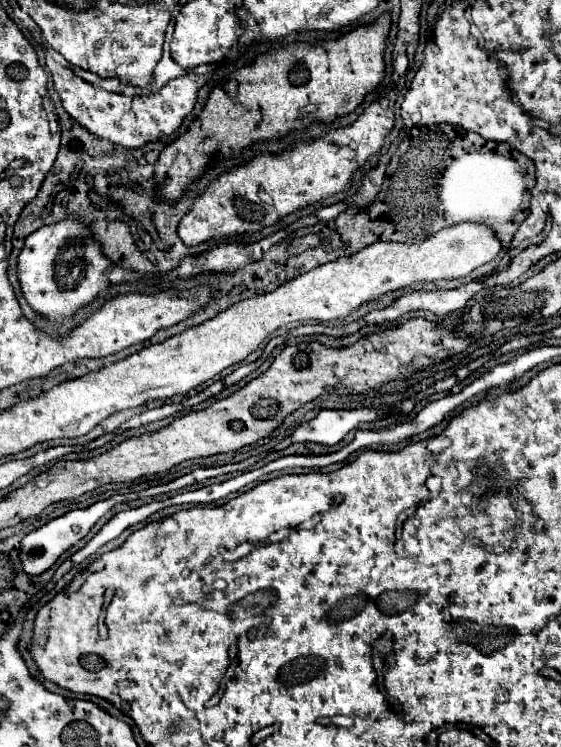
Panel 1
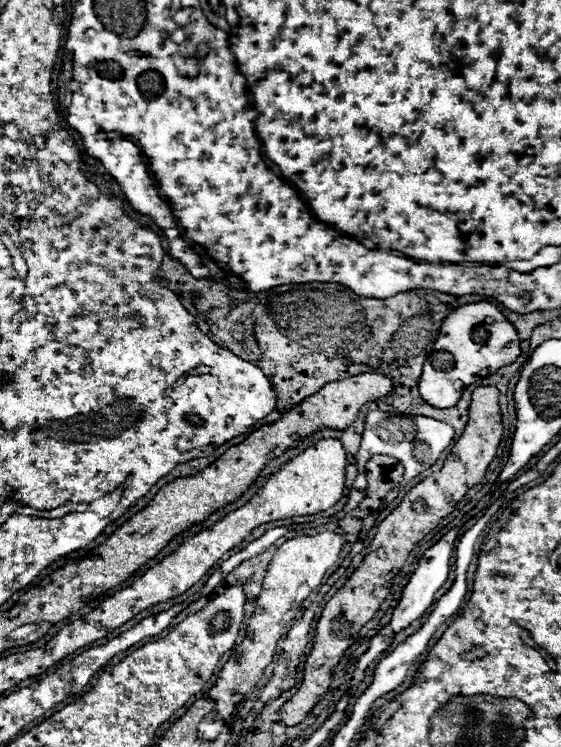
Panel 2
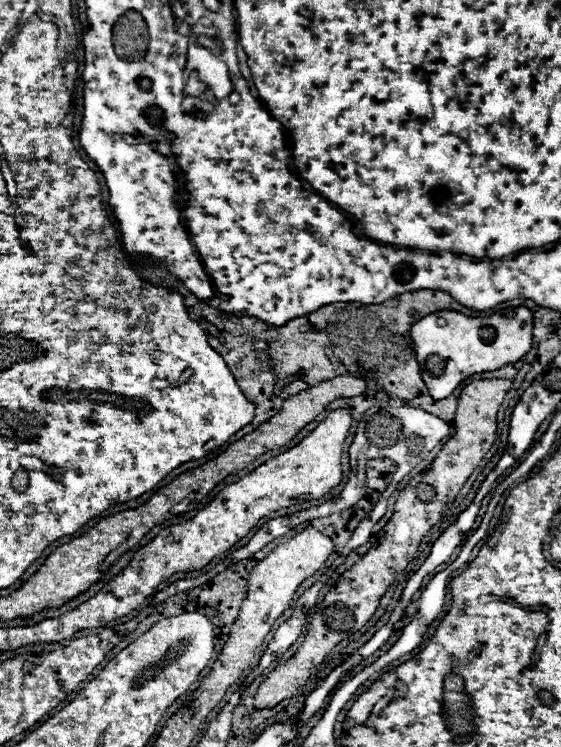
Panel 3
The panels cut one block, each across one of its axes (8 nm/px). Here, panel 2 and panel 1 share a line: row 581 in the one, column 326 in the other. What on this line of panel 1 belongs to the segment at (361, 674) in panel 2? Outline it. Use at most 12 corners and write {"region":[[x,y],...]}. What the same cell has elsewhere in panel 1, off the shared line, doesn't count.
{"region":[[322,410],[298,426],[292,442],[336,446],[356,424],[372,424],[382,410]]}

